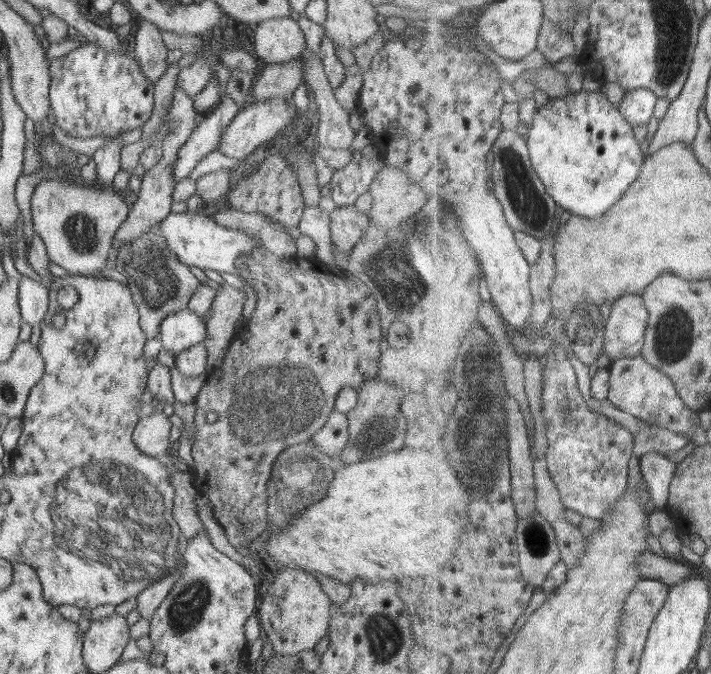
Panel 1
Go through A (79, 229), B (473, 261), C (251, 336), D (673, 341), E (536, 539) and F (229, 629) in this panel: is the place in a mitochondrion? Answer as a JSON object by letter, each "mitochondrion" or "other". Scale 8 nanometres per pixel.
{"A":"mitochondrion","B":"other","C":"other","D":"mitochondrion","E":"mitochondrion","F":"other"}

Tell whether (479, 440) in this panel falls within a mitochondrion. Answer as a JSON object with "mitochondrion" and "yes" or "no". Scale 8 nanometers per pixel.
{"mitochondrion":"yes"}

